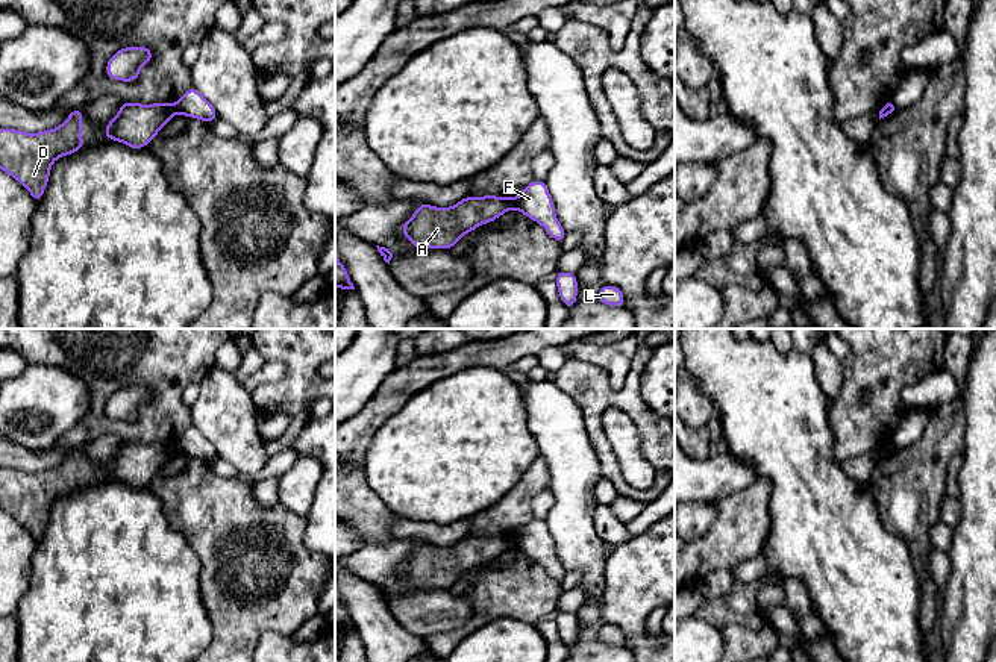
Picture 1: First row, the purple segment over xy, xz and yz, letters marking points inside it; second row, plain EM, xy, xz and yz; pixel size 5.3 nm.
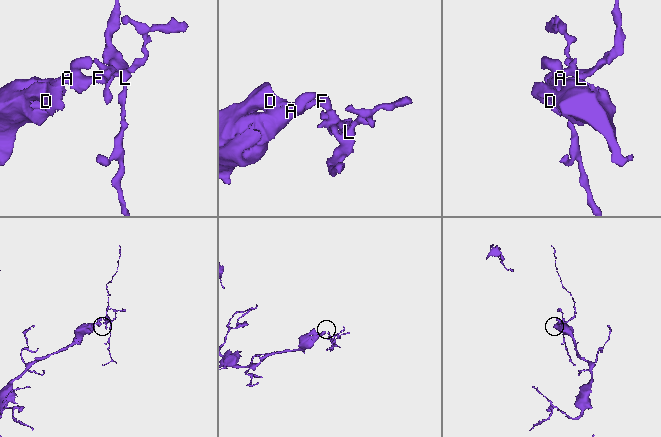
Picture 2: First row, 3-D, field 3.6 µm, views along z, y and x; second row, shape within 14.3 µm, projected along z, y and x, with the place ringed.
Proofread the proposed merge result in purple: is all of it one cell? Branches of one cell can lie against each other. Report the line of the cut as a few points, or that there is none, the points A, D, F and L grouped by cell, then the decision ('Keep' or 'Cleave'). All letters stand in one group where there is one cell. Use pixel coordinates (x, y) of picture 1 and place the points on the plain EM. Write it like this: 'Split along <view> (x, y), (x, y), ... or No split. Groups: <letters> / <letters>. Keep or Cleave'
Split along xz (513, 538), (516, 546). Groups: A D / F L. Cleave

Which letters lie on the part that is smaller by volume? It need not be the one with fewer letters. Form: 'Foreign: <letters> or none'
Foreign: F, L

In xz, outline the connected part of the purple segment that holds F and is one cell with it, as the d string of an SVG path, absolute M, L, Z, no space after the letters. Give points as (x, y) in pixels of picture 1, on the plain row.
M532 520L514 538L515 548L541 564L544 570L561 583L567 570L561 565L555 553L555 542L550 536L546 521Z

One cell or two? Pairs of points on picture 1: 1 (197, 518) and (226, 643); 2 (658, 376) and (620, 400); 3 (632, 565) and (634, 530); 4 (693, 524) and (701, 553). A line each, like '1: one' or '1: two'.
1: one
2: two
3: two
4: two

